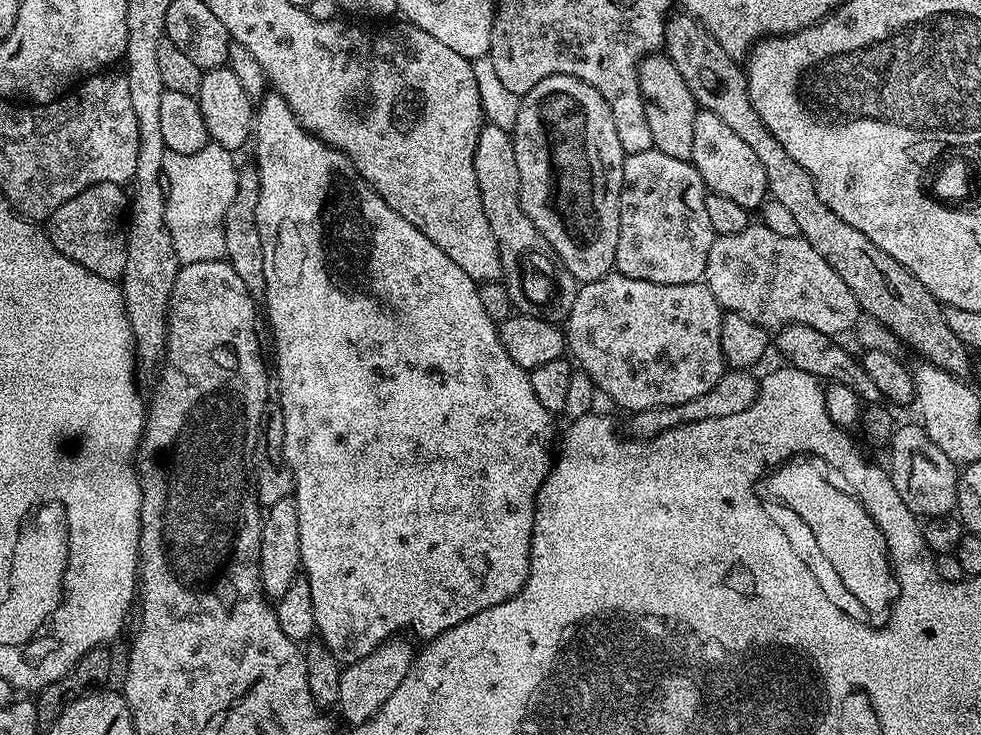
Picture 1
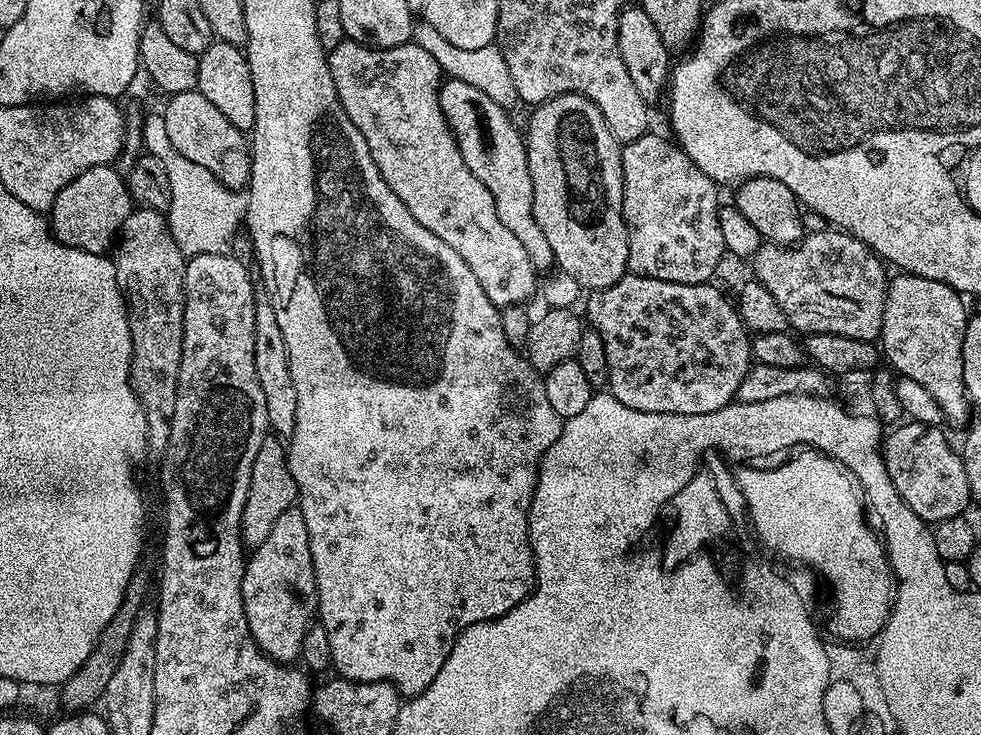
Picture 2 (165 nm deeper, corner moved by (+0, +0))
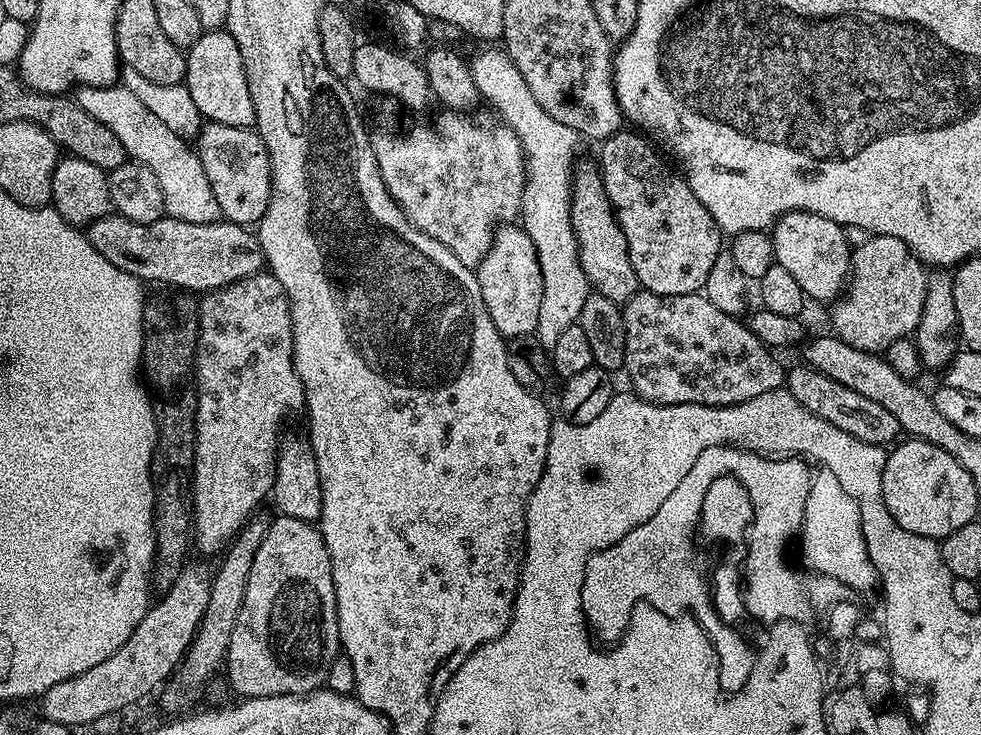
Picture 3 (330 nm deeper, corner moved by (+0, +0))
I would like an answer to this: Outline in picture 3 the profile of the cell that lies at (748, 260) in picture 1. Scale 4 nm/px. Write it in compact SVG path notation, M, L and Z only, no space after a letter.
M872 234L865 245L854 248L846 295L831 305L831 331L852 348L883 353L890 342L915 333L922 318L927 285L925 265L905 244L898 238Z

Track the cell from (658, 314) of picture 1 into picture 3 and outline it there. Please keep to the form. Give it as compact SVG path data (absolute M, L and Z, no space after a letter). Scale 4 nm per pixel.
M639 291L623 305L626 326L626 358L623 371L628 372L631 391L651 404L701 404L730 406L750 402L762 394L781 391L786 384L786 368L775 360L773 349L764 345L749 330L743 319L723 313L700 292L663 296Z

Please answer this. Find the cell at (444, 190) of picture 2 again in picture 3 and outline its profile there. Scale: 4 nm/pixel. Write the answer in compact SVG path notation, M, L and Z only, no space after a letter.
M509 222L497 228L490 250L482 258L475 273L480 281L482 302L501 336L515 338L533 335L538 326L538 309L542 307L544 283L534 242L530 242L523 227Z

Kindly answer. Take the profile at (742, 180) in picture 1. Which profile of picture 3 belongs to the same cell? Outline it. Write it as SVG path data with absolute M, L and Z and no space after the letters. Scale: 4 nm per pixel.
M785 212L772 225L770 235L776 263L797 280L809 301L832 302L845 291L852 270L853 249L847 244L843 224L813 212Z

